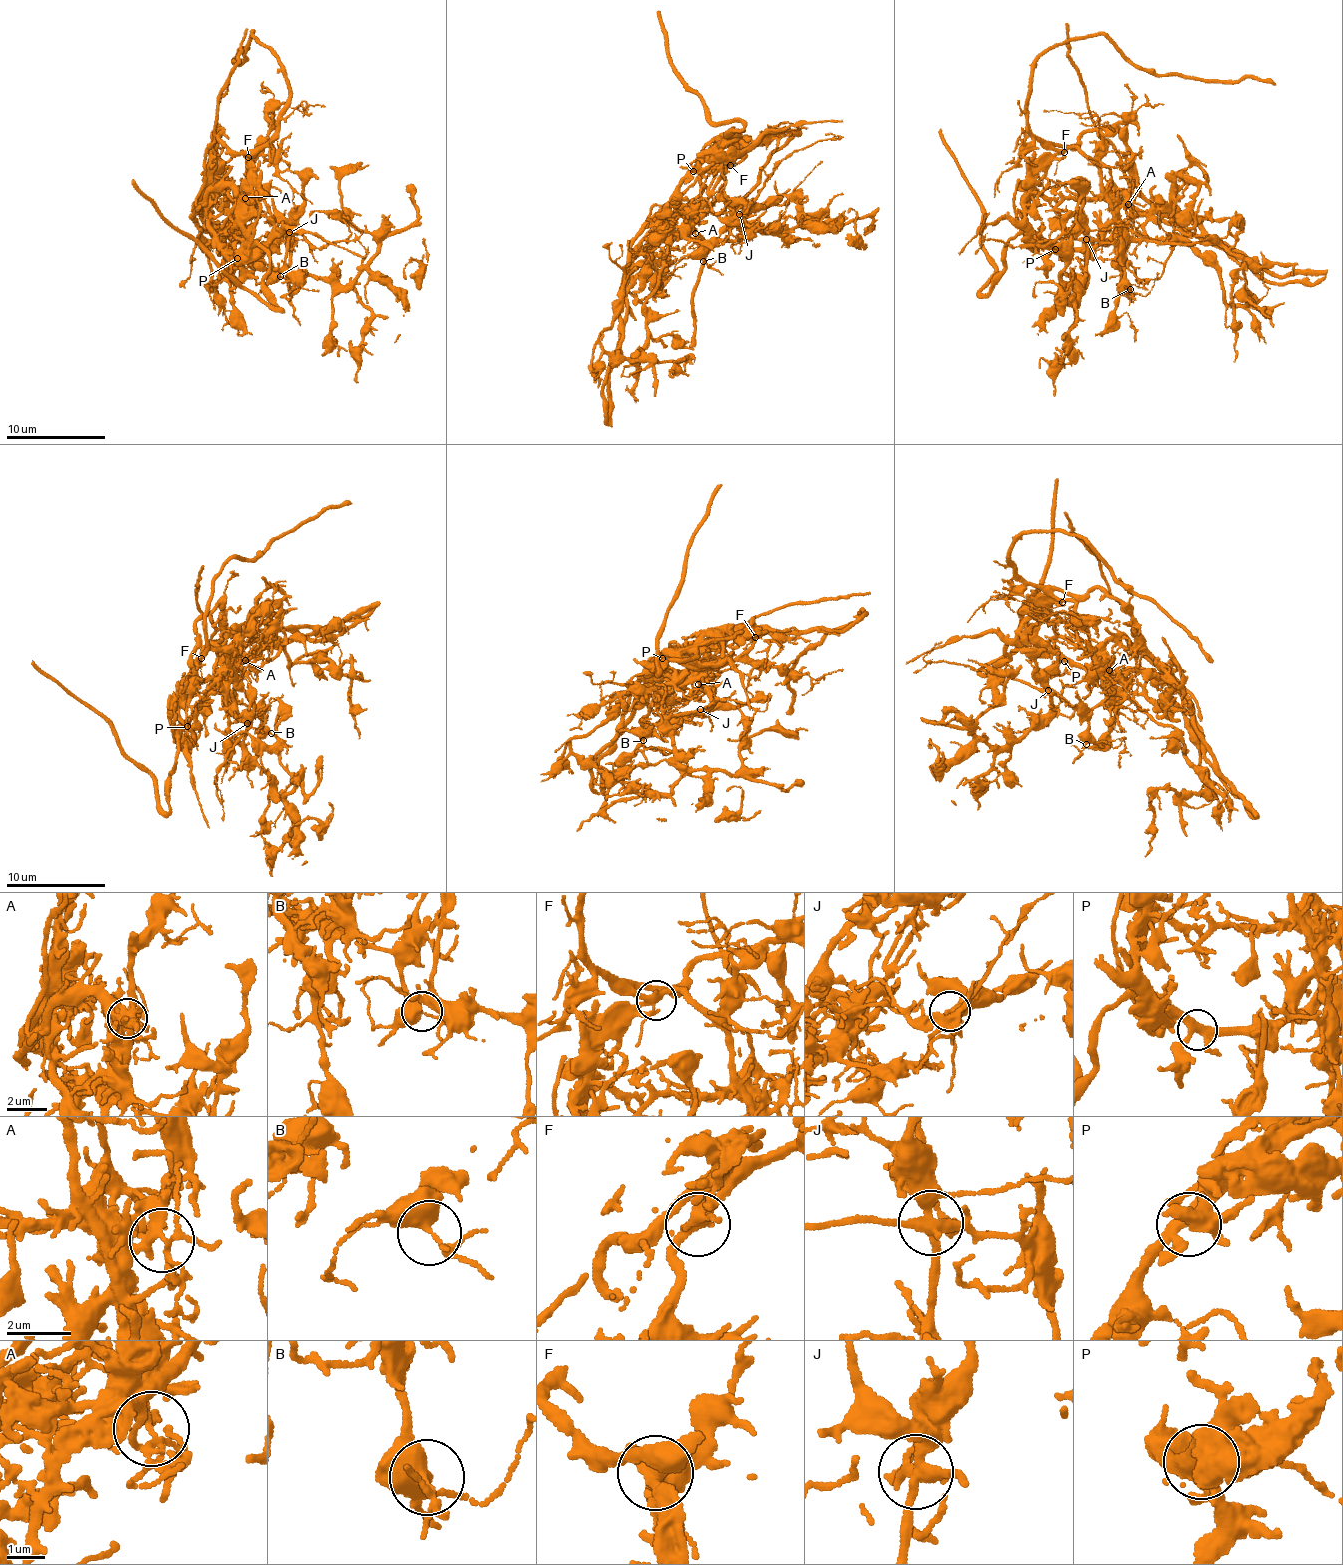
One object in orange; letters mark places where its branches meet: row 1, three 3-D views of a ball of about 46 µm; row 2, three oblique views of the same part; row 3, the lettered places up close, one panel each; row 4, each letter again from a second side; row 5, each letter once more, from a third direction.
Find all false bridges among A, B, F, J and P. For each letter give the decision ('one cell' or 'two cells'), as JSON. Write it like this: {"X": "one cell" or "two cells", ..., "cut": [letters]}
{"A": "two cells", "B": "one cell", "F": "two cells", "J": "two cells", "P": "one cell", "cut": ["A", "F", "J"]}

